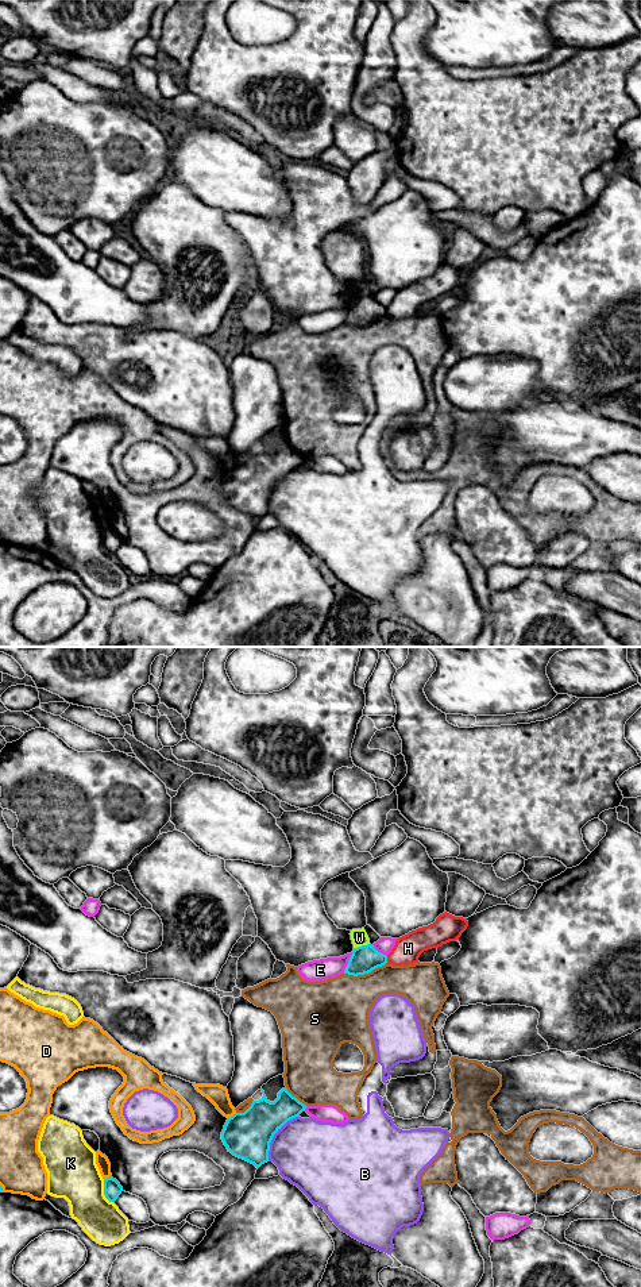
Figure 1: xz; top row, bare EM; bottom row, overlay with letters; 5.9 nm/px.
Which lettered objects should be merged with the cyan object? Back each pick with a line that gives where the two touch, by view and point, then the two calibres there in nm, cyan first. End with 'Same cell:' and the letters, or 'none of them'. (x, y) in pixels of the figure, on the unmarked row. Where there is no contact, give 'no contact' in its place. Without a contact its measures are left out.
Same cell: none of them

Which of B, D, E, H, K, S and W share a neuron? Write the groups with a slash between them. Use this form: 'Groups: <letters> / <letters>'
Groups: B / D / E / H / K / S / W

